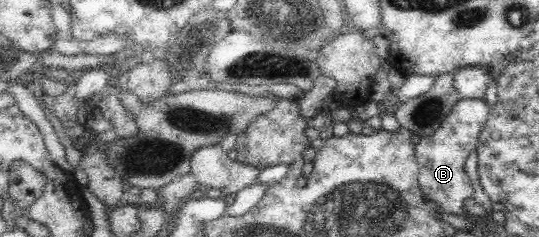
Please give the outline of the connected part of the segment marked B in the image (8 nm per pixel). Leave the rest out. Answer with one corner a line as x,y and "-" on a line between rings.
459,99
441,126
433,134
421,137
414,146
421,192
424,198
439,204
443,212
468,215
463,202
473,197
473,185
465,172
465,161
469,153
476,149
489,113
490,108
484,99

